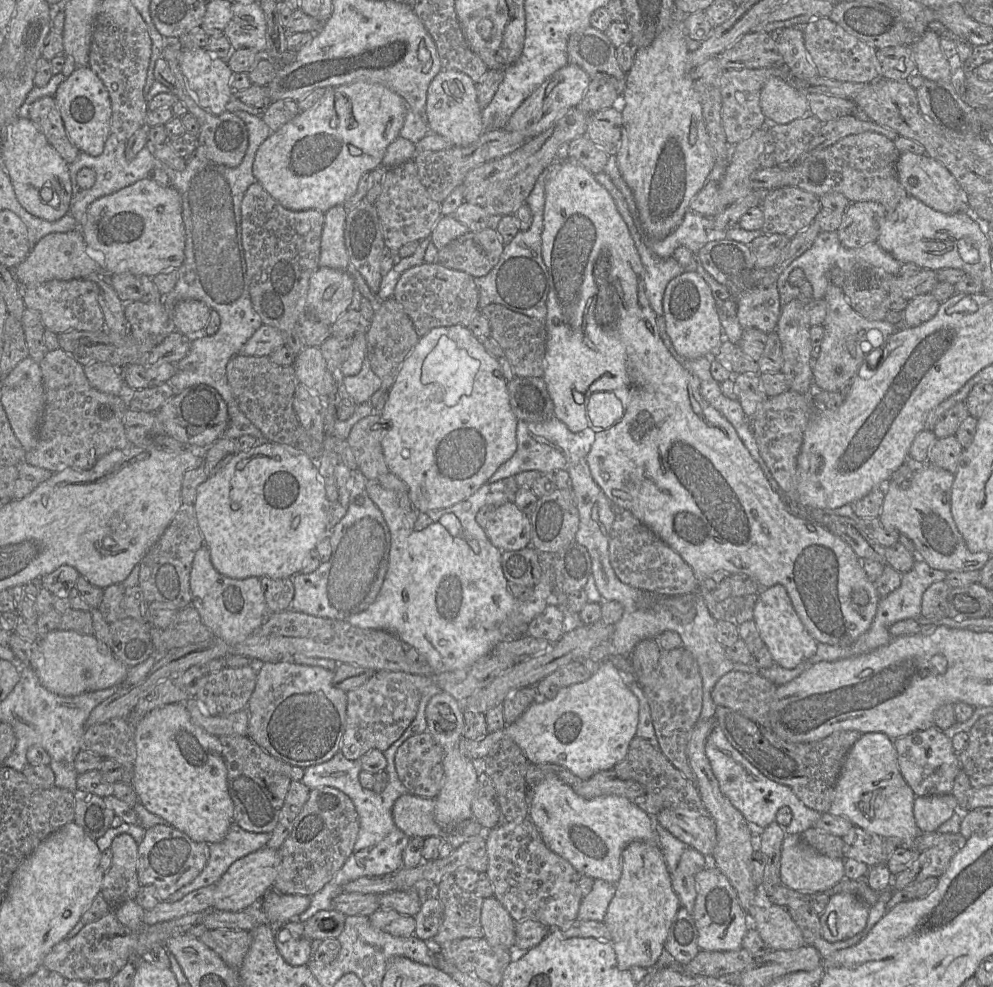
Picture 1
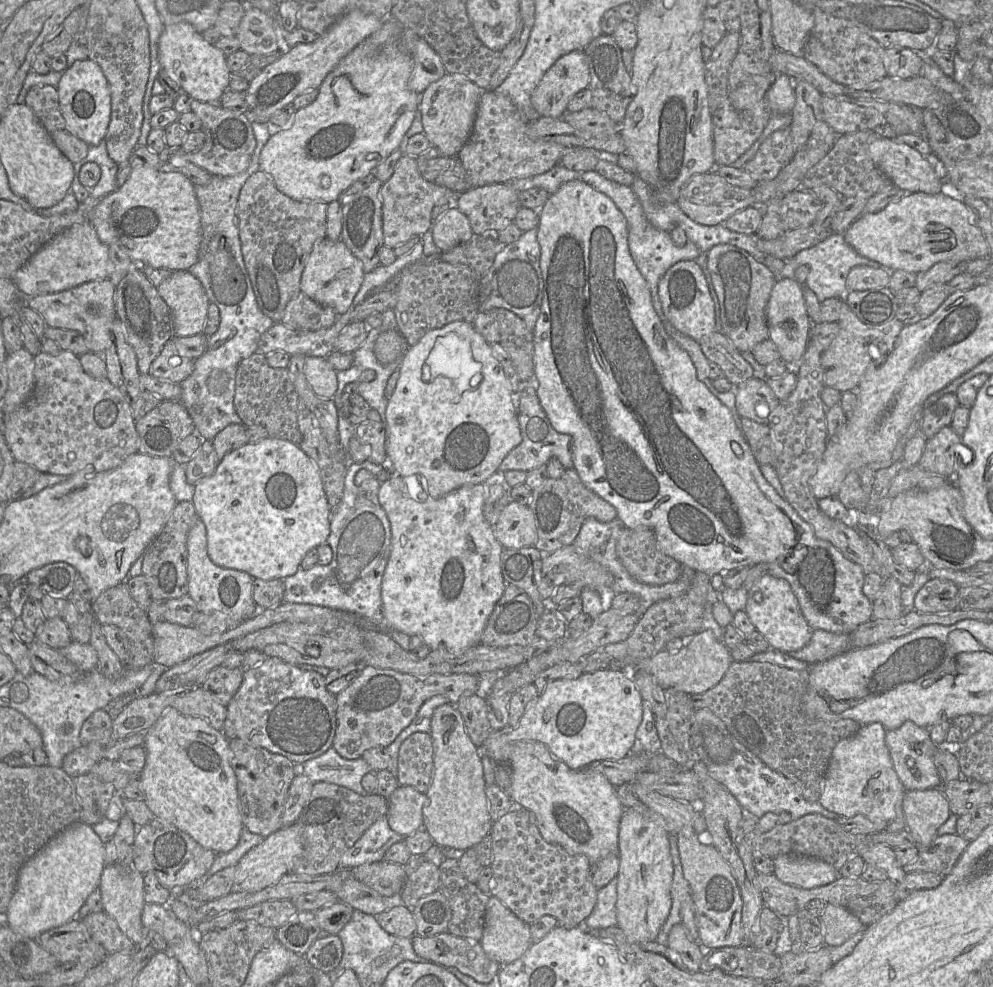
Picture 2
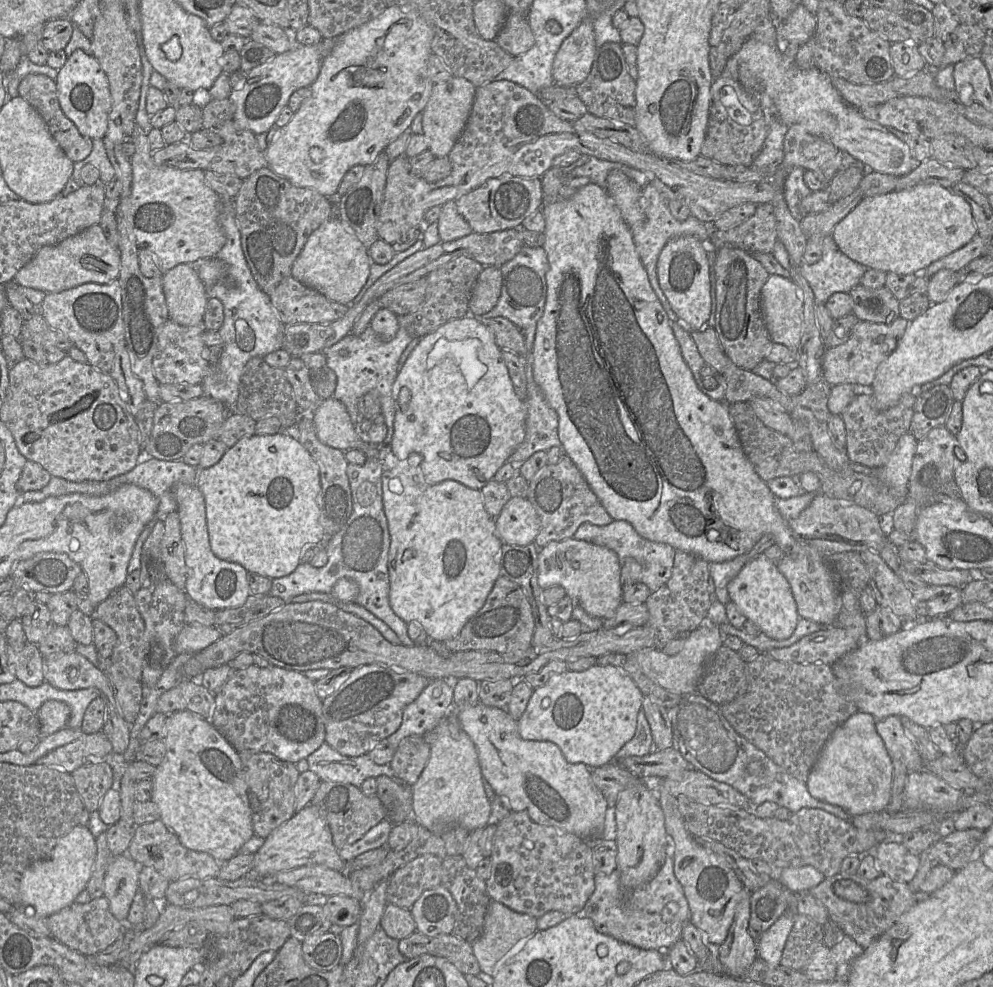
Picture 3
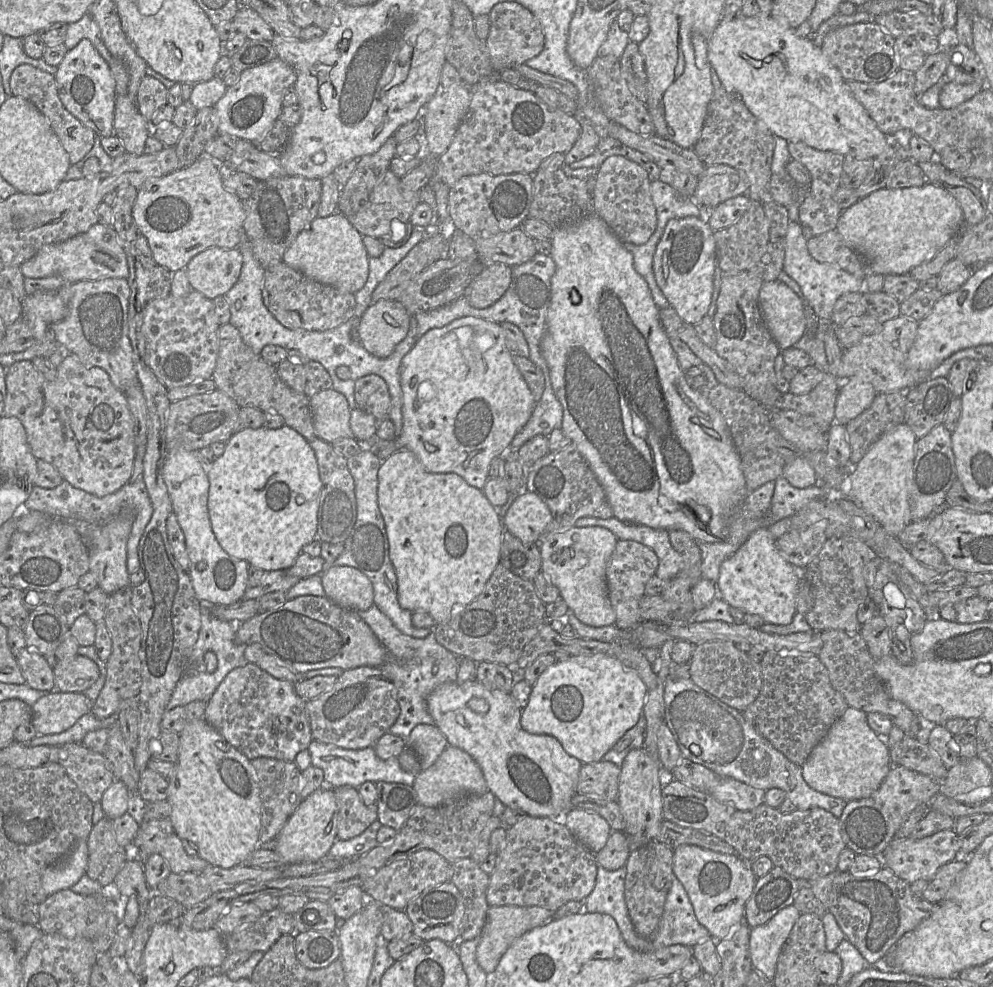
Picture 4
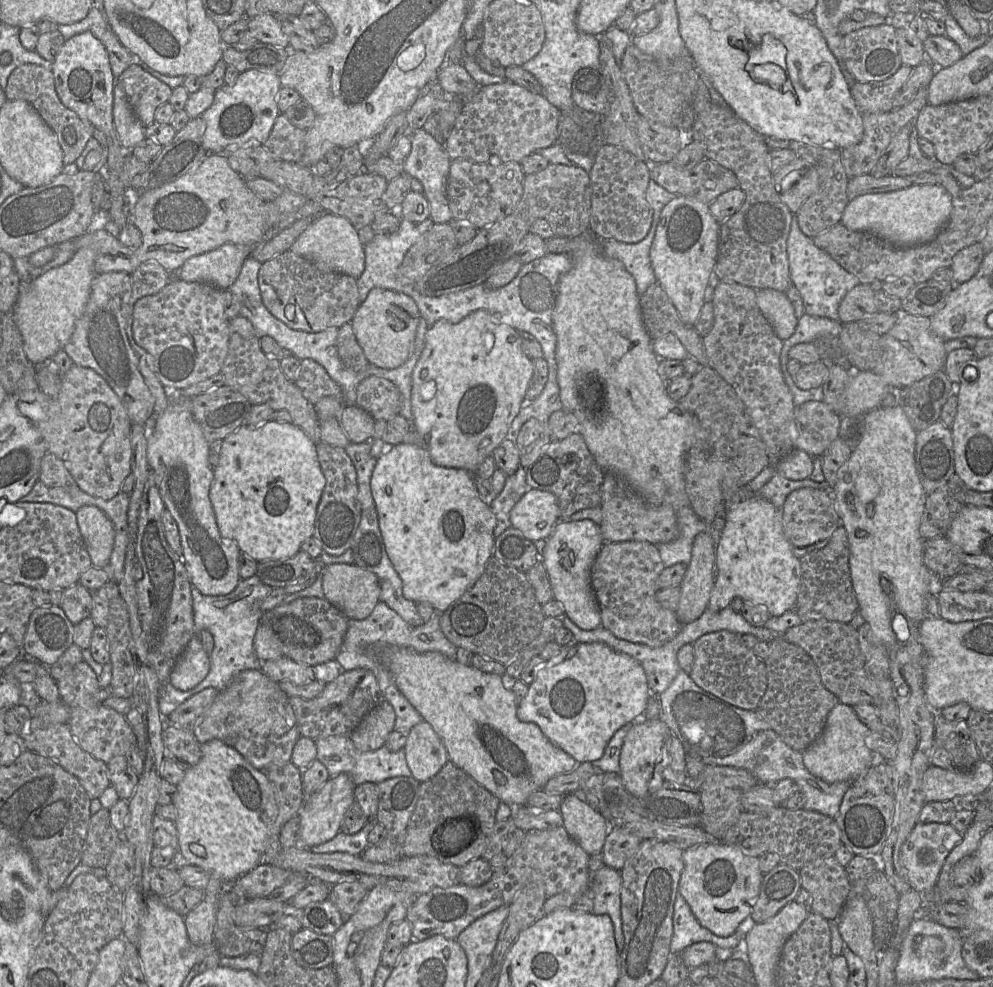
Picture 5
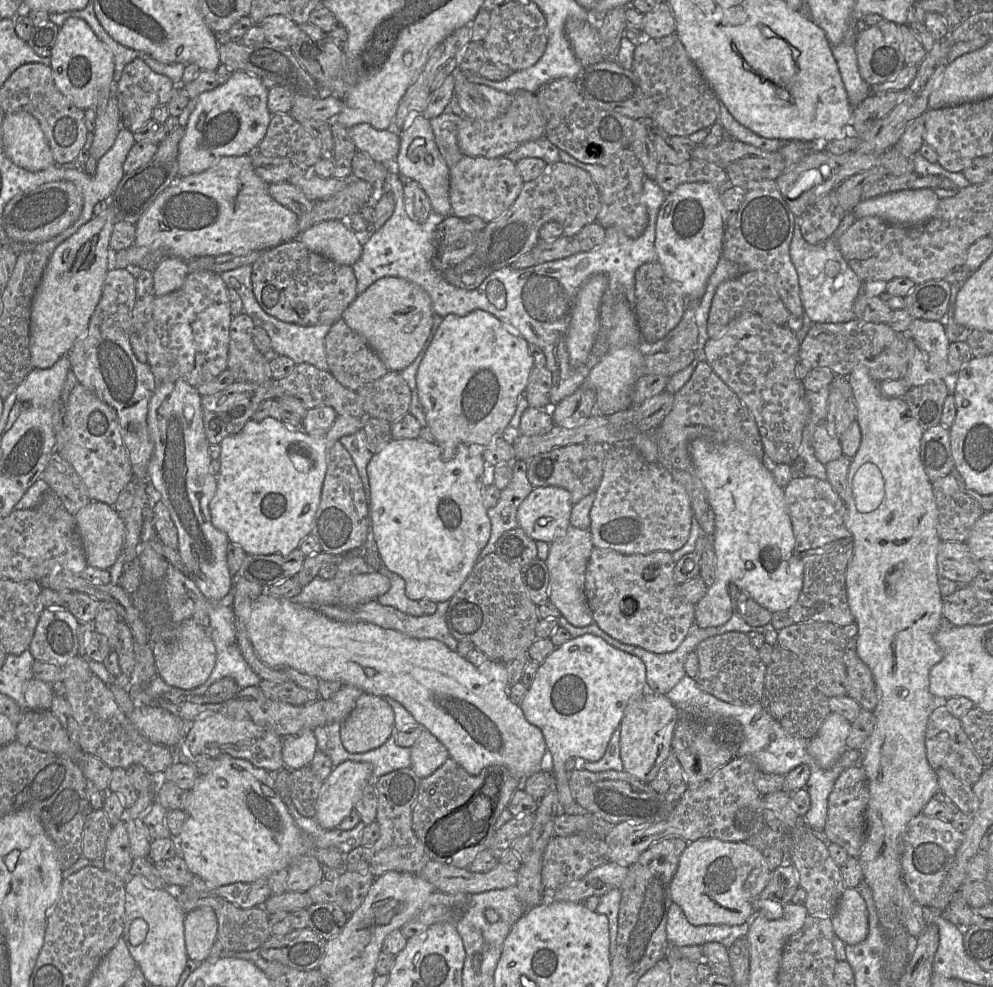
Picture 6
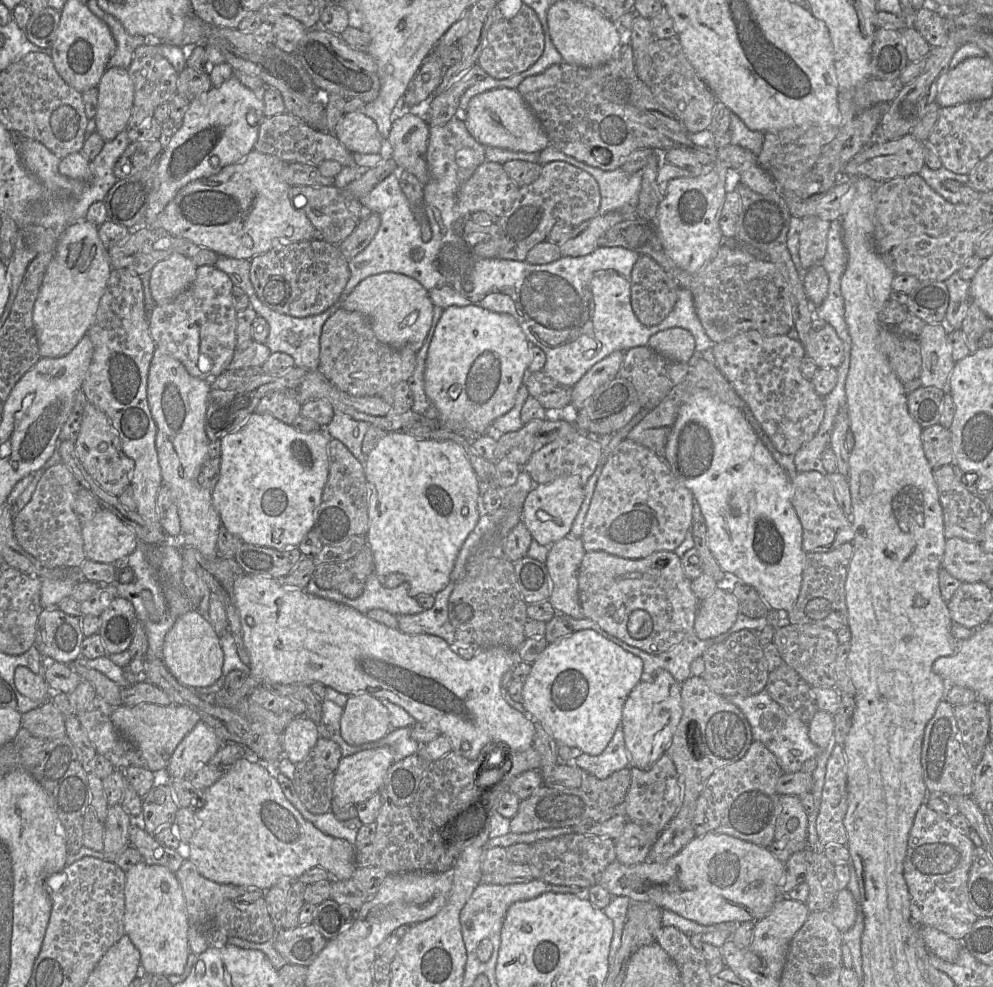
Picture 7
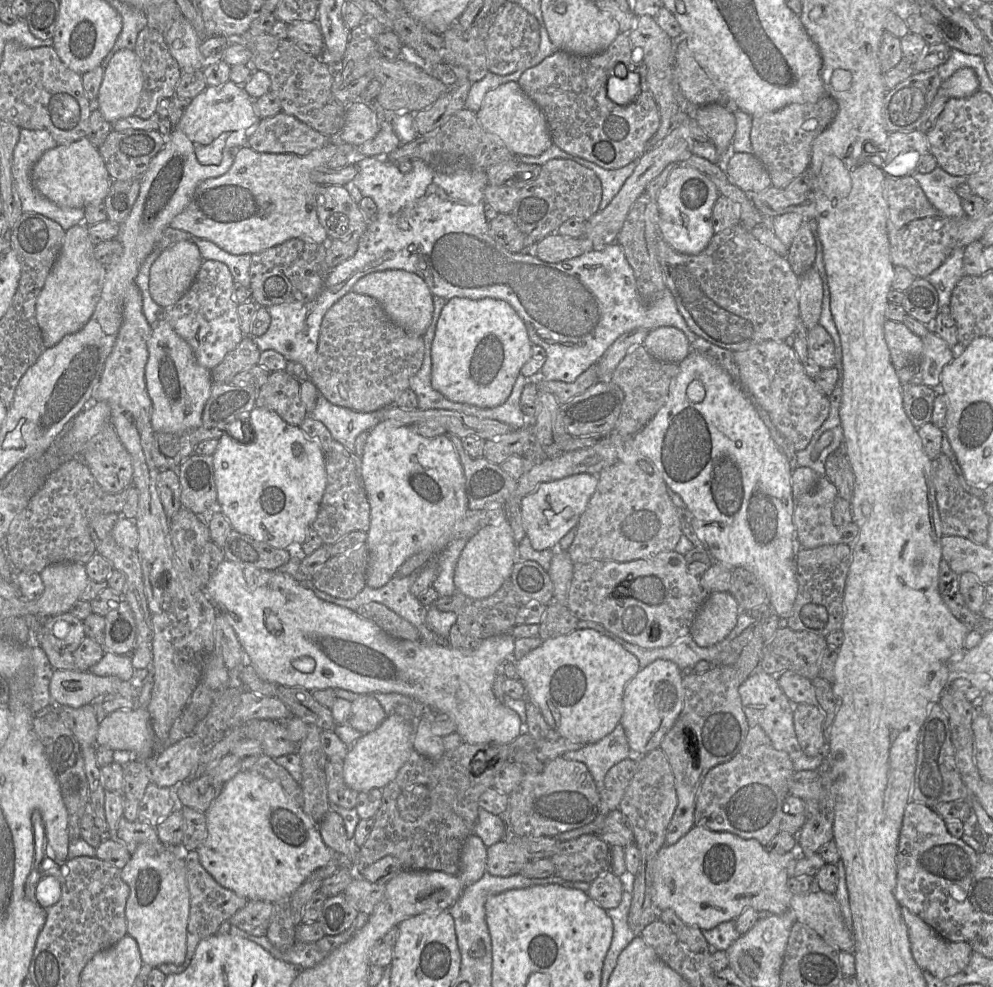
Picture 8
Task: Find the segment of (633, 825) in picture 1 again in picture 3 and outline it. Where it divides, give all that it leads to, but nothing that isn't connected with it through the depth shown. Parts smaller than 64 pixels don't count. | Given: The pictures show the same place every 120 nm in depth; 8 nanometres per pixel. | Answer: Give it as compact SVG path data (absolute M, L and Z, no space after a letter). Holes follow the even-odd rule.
M453 702L451 712L457 715L463 730L477 749L484 779L497 795L508 801L512 811L524 811L538 824L560 828L587 842L598 842L602 839L608 803L592 781L592 769L589 766L584 763L568 762L559 746L551 741L523 739L518 731L518 721L514 720L507 710L485 706L482 703L458 709Z

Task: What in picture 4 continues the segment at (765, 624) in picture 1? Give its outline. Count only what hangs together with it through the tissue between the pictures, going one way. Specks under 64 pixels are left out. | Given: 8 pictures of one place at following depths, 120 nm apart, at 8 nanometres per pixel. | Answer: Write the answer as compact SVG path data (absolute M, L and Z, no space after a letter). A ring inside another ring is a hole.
M767 527L752 532L739 549L721 564L717 589L721 599L744 614L757 614L765 623L787 625L797 612L801 574L782 556L775 541Z

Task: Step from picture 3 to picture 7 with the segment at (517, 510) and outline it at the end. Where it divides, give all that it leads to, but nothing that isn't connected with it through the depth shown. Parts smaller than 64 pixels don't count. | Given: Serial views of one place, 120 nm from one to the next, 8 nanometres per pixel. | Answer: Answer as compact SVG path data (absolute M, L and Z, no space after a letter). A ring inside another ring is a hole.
M578 476L558 477L544 484L534 484L522 508L522 522L540 545L552 545L568 536L584 500L584 485Z

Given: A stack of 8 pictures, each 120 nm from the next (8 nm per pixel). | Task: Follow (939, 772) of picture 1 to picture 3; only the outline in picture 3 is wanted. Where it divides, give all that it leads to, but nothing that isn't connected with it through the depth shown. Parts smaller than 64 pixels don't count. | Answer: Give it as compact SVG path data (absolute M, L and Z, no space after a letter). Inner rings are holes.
M888 716L876 720L875 727L891 759L903 761L909 773L927 771L919 751L905 735L900 717Z

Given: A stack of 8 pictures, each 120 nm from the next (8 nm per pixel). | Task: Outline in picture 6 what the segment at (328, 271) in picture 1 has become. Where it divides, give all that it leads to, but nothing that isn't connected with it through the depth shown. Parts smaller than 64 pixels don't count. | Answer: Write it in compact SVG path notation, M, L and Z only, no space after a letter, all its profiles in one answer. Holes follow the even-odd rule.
M343 220L322 221L300 233L298 238L309 250L348 266L361 257L364 243Z

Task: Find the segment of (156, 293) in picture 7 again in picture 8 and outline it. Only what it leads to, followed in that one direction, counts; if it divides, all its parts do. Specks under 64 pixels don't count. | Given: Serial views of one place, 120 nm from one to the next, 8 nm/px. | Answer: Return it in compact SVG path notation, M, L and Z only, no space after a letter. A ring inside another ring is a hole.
M189 240L163 250L150 269L153 300L162 308L172 307L190 288L203 261L199 248Z

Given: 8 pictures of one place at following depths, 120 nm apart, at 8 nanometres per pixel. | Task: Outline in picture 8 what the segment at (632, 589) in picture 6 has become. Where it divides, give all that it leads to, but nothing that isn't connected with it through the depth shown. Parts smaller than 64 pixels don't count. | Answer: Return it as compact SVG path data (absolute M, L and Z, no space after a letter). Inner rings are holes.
M672 550L628 562L592 560L574 564L567 606L579 620L596 622L629 643L653 649L670 646L690 635L694 618L708 596L700 577L689 572L685 556Z

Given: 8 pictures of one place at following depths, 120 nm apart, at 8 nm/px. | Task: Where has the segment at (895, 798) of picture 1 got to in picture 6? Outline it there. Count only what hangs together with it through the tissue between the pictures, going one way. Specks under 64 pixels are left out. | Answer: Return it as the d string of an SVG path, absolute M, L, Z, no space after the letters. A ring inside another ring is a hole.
M831 712L825 718L817 734L808 742L807 751L823 769L835 765L847 750L846 739L851 723L838 713Z

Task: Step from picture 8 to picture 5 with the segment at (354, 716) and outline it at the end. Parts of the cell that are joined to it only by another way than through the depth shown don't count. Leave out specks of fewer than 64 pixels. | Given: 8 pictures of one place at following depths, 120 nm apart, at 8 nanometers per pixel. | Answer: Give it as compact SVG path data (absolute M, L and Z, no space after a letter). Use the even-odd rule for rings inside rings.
M382 699L350 733L349 737L361 752L374 751L382 747L388 735L394 730L395 712Z

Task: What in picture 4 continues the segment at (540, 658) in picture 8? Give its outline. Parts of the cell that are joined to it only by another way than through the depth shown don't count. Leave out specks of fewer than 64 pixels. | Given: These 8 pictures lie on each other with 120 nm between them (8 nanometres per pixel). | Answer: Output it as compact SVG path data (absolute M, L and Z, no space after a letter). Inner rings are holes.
M605 654L574 656L550 666L532 687L529 702L521 713L521 726L531 734L548 734L557 738L565 751L581 761L592 763L603 760L604 755L632 727L646 702L648 689L638 673L616 658ZM572 807L565 813L565 825L594 853L605 846L612 829L601 815L579 807Z

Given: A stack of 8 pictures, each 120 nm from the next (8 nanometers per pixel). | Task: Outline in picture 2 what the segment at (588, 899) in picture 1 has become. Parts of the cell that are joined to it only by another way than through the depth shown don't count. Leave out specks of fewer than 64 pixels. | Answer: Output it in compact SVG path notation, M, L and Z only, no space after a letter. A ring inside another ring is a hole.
M613 878L607 885L600 888L597 902L584 925L589 929L608 928L618 925L617 921L617 885L618 878Z

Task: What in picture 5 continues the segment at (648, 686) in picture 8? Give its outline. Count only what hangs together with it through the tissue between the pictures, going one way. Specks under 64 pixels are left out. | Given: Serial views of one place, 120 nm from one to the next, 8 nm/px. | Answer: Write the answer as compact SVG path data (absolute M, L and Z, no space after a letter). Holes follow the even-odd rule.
M646 719L634 724L628 731L620 754L620 776L629 792L635 796L654 793L663 784L662 771L669 763L667 741L671 736L669 726L661 719Z

